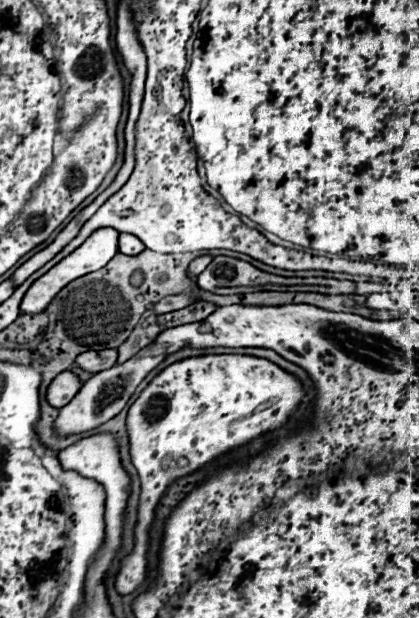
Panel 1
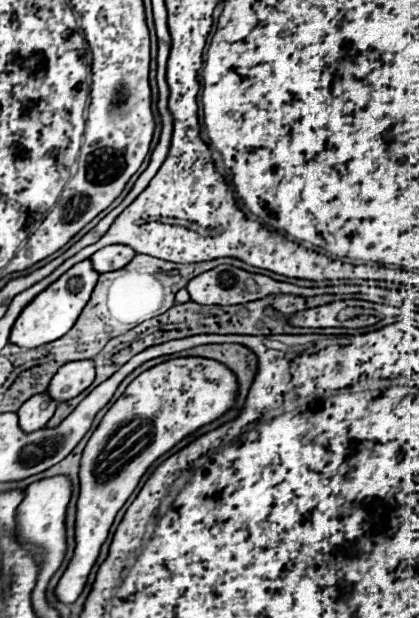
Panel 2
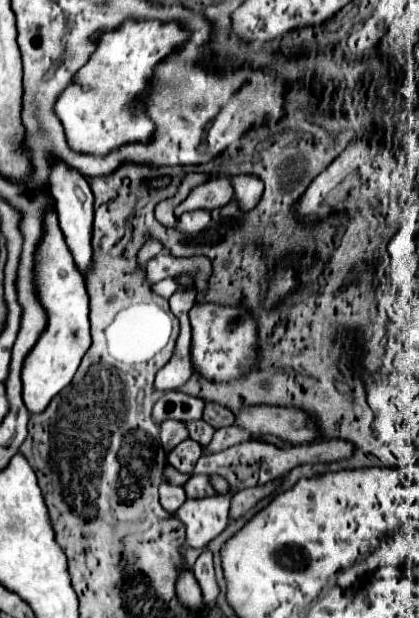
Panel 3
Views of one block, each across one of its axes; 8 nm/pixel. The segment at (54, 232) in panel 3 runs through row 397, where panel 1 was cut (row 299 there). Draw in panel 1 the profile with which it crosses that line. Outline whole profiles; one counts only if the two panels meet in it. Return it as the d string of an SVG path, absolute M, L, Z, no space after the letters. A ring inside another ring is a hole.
M100 228L96 230L80 248L76 248L70 256L66 256L64 260L60 260L54 268L50 268L42 278L38 278L30 288L28 288L28 294L24 294L22 298L22 304L20 304L20 312L22 314L42 314L50 304L52 300L56 298L56 294L66 286L70 284L74 278L80 278L84 274L90 274L90 272L96 272L100 268L104 268L114 256L116 256L116 238L118 238L120 232L112 230L112 228Z

